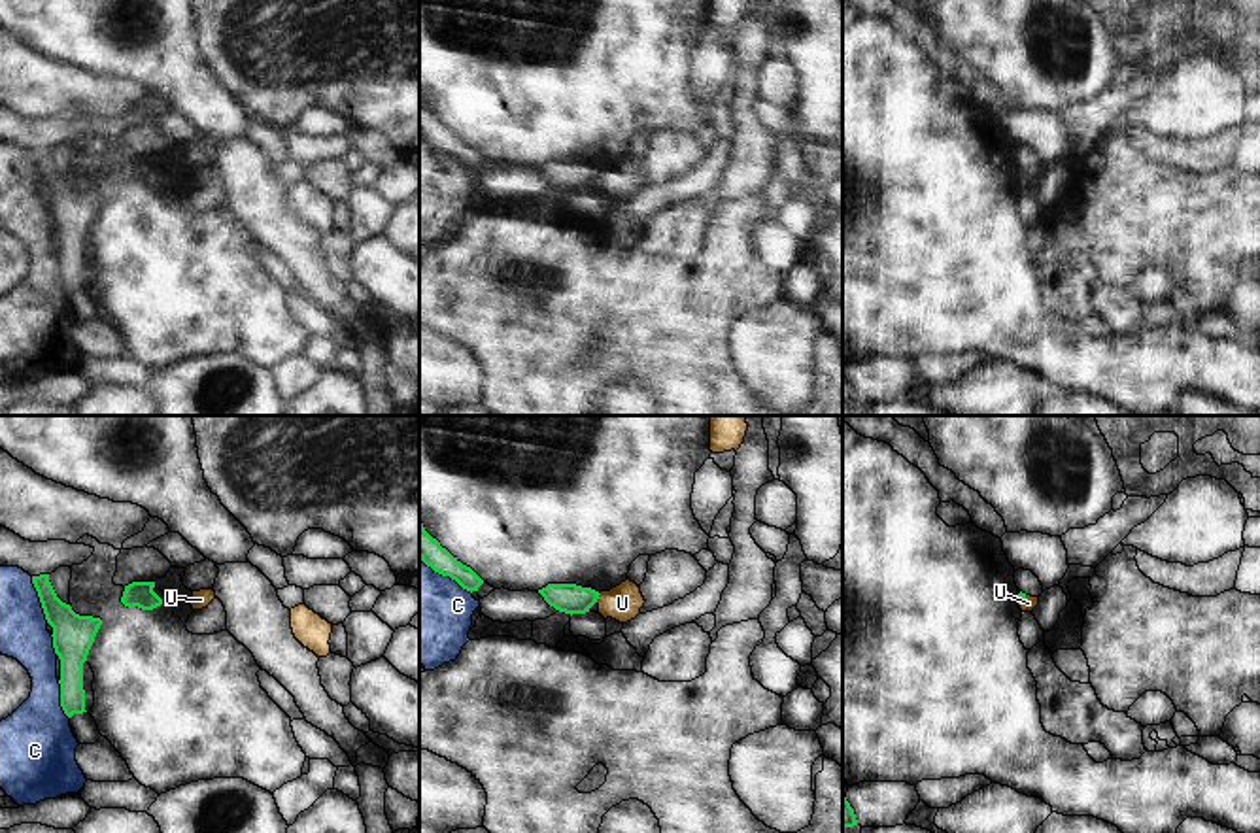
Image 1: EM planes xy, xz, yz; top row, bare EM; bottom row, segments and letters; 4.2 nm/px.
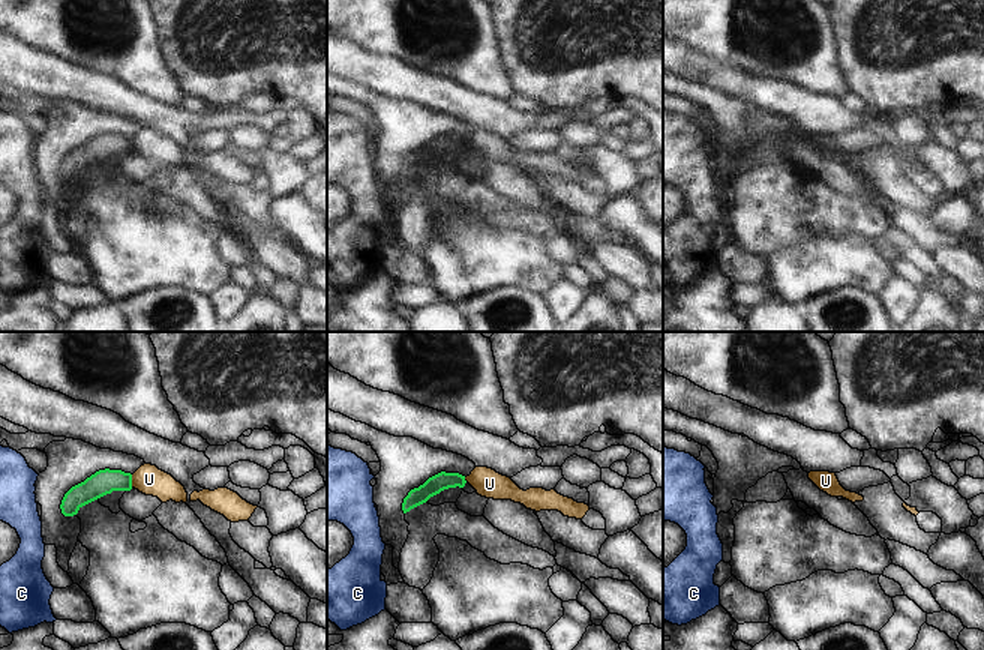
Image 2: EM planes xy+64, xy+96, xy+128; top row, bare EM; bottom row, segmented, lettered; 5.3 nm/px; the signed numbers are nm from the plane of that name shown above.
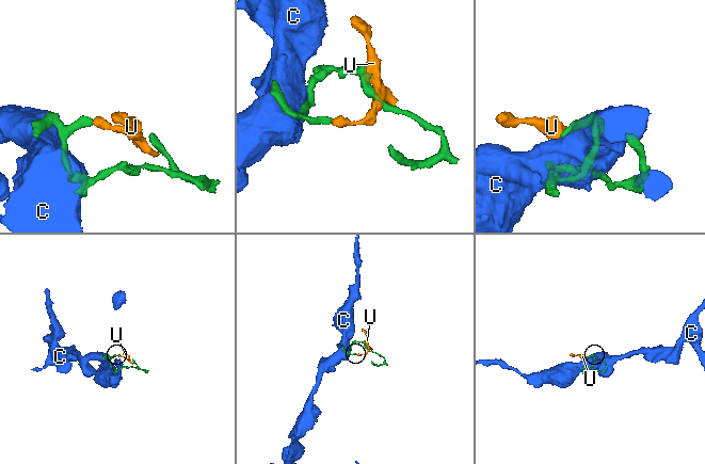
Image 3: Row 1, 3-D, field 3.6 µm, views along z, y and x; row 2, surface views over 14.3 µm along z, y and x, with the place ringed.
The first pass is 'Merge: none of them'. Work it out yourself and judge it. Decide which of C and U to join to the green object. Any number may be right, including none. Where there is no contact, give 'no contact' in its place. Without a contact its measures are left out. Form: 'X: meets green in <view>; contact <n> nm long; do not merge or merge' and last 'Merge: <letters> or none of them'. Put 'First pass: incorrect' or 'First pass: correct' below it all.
C: meets green in xy; contact 220 nm long; do not merge
U: meets green in xz; contact 50 nm long; do not merge
Merge: none of them
First pass: correct

